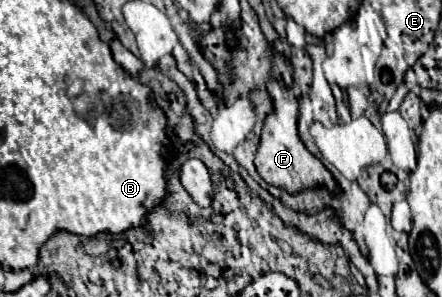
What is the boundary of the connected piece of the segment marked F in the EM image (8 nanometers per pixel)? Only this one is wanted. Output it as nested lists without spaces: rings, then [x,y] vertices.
[[[273,80],[273,82],[269,82],[269,96],[273,98],[275,112],[269,114],[269,118],[265,120],[257,158],[255,158],[255,168],[261,174],[261,178],[267,184],[281,186],[291,194],[305,190],[305,188],[313,188],[317,184],[323,184],[329,190],[333,190],[335,180],[333,180],[331,172],[299,140],[299,134],[297,134],[297,98],[295,98],[293,90],[287,88],[283,82]]]

